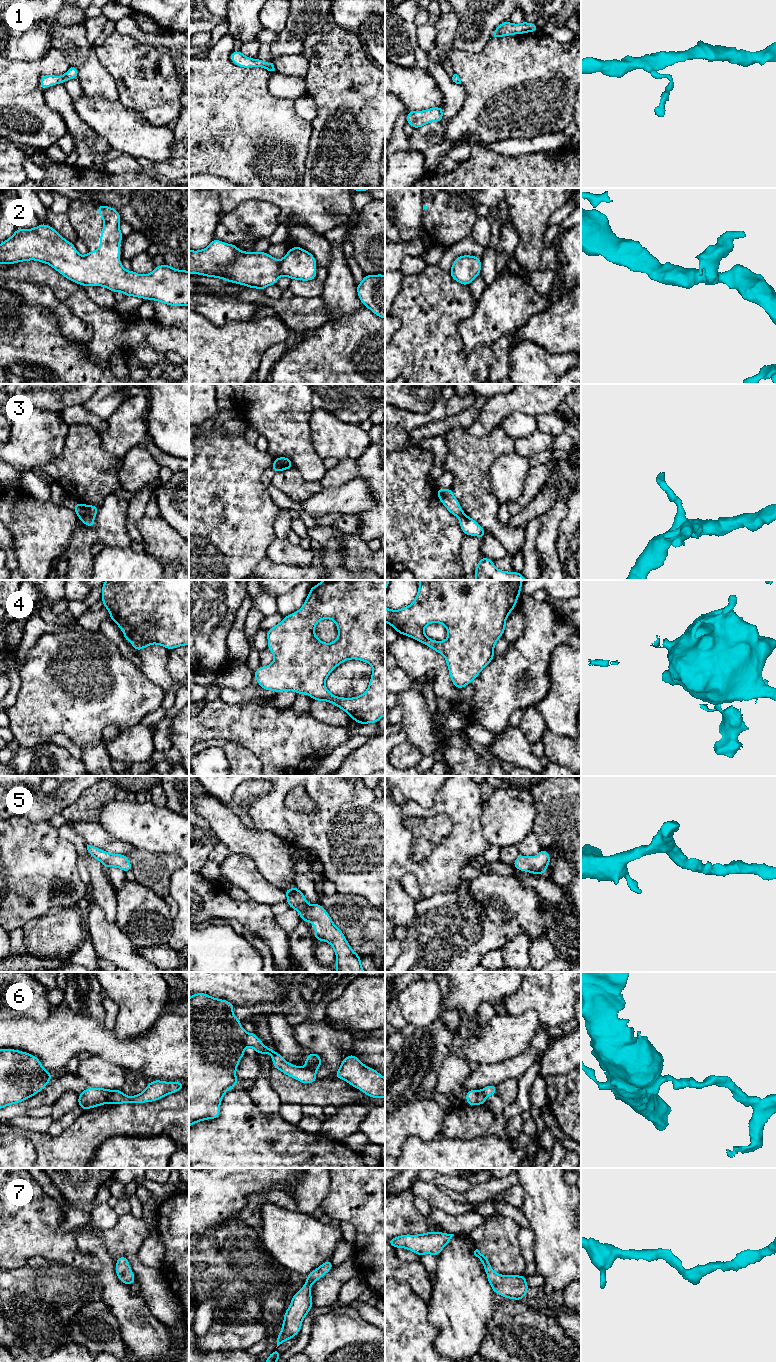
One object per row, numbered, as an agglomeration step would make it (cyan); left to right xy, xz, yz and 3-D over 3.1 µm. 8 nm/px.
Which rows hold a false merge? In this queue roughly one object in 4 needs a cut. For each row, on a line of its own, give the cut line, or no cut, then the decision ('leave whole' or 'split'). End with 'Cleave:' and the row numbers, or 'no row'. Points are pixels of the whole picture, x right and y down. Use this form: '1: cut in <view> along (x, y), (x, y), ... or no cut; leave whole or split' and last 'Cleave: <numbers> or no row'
1: no cut; leave whole
2: no cut; leave whole
3: cut in xy along (93, 516), (81, 515), (79, 517); split
4: cut in xy along (118, 624), (125, 624), (136, 641), (151, 643); split
5: no cut; leave whole
6: cut in xy along (115, 1090), (108, 1097), (107, 1102); split
7: no cut; leave whole
Cleave: 3, 4, 6

